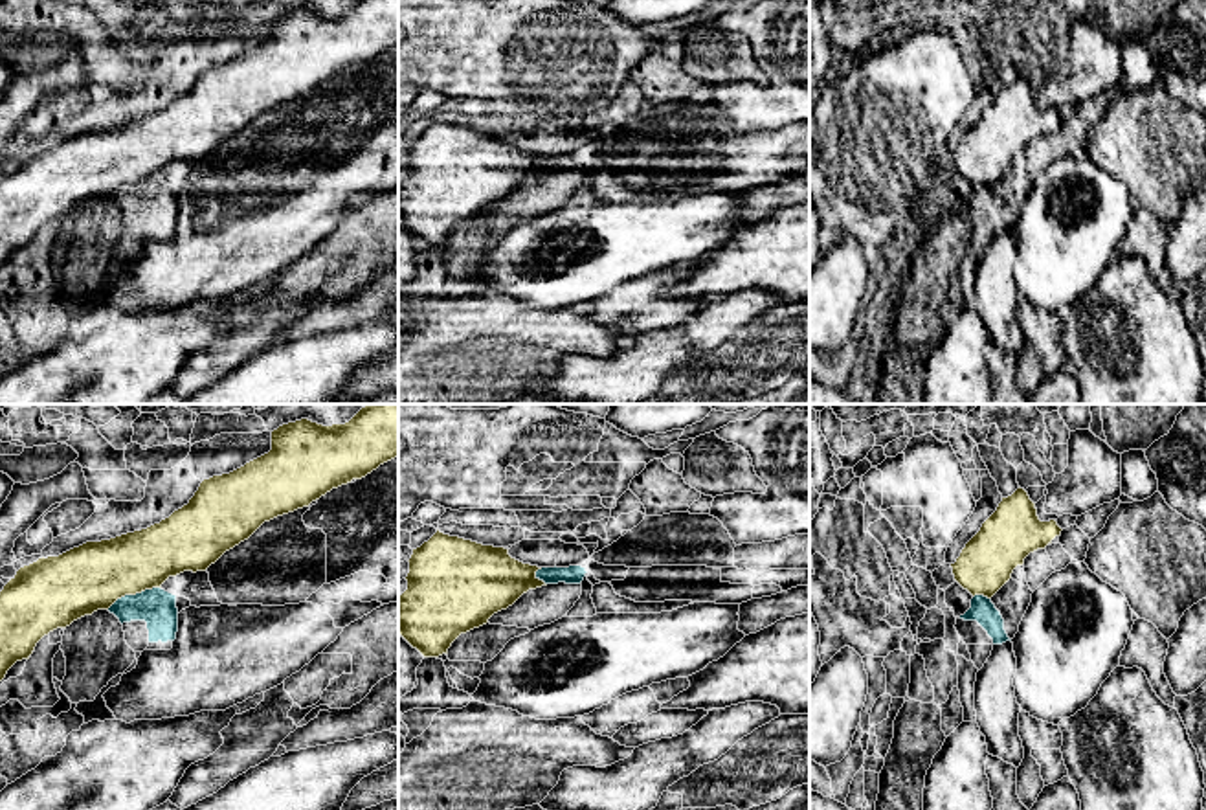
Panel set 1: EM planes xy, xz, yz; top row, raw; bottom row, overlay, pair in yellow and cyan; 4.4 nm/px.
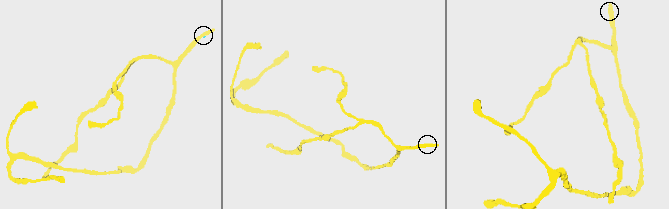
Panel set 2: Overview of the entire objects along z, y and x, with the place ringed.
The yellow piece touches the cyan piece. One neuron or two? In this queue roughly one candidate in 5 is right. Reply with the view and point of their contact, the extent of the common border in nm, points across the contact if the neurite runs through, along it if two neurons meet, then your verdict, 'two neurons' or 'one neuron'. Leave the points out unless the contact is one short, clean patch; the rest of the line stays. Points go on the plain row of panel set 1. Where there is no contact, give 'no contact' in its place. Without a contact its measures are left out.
contact xy (133, 182); length 260 nm; border xy (160, 175), (122, 184), (107, 197); two neurons

